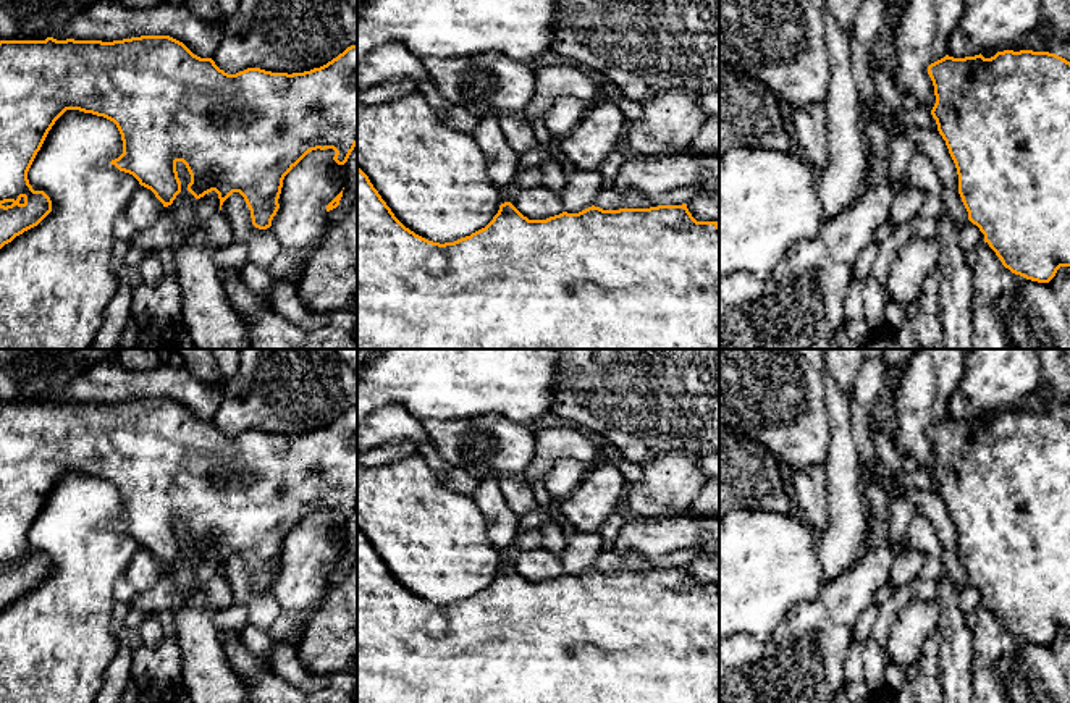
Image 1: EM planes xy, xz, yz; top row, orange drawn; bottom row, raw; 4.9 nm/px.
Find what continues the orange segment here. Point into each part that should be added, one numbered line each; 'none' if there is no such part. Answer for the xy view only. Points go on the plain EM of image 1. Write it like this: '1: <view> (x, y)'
none

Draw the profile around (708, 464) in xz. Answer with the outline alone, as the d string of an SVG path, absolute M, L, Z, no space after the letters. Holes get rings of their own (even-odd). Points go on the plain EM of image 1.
M719 453L701 456L698 469L706 478L719 477Z

